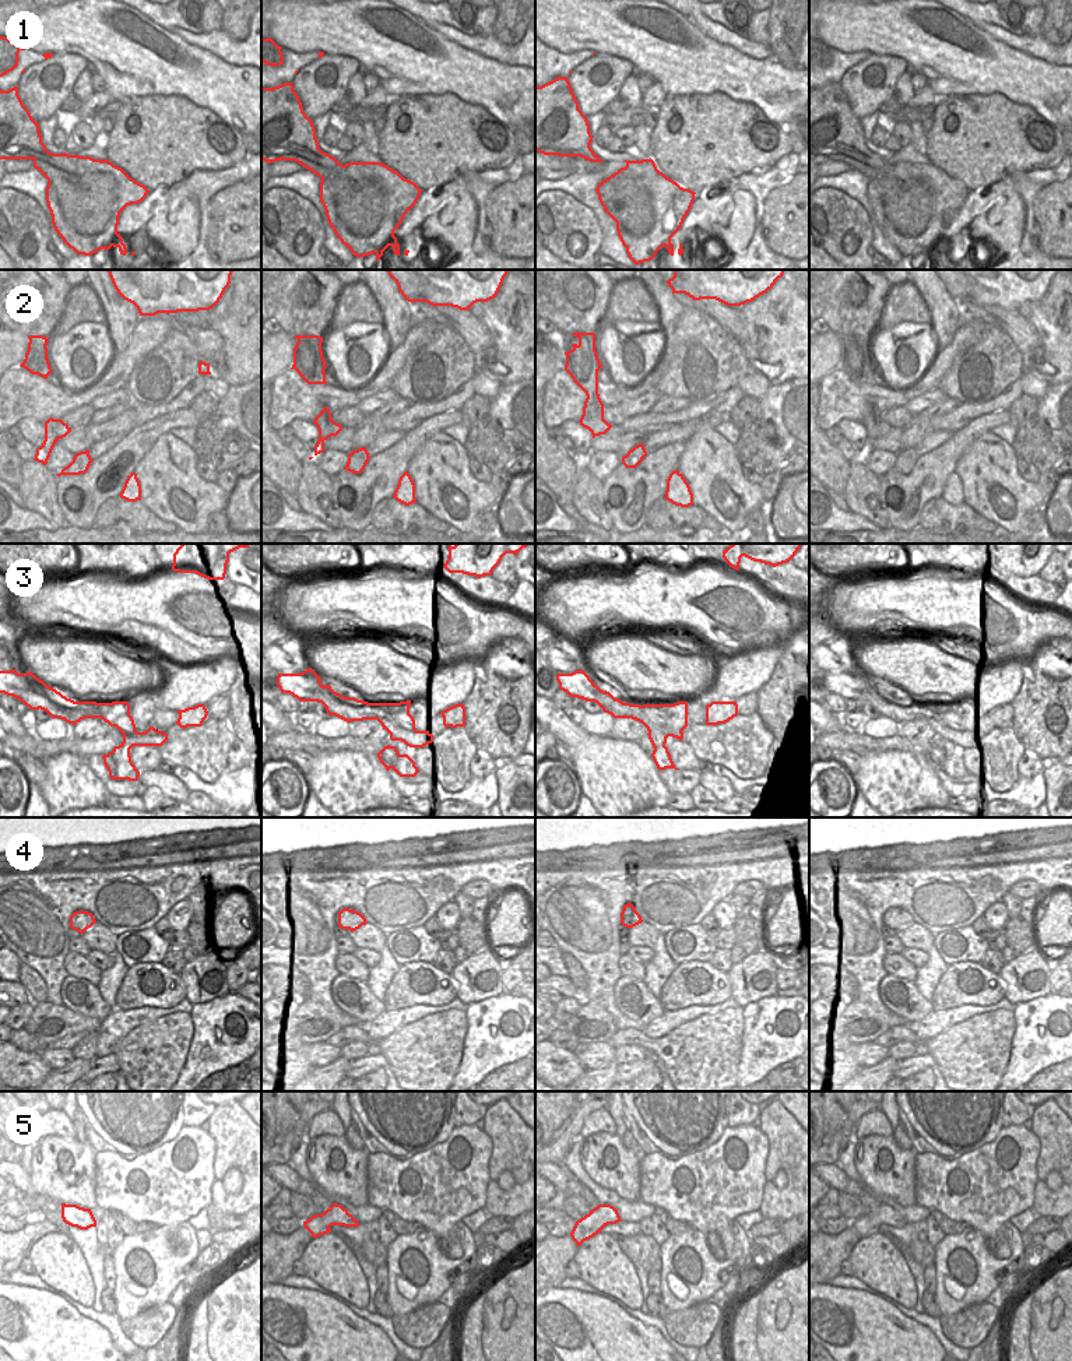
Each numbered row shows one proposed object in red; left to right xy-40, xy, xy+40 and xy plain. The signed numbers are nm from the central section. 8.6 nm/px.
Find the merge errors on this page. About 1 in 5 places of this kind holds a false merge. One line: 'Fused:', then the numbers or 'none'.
Fused: none

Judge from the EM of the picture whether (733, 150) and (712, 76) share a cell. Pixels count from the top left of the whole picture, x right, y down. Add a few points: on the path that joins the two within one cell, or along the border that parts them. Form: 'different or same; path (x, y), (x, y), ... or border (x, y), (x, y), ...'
different; border (684, 94), (724, 92), (747, 104)

